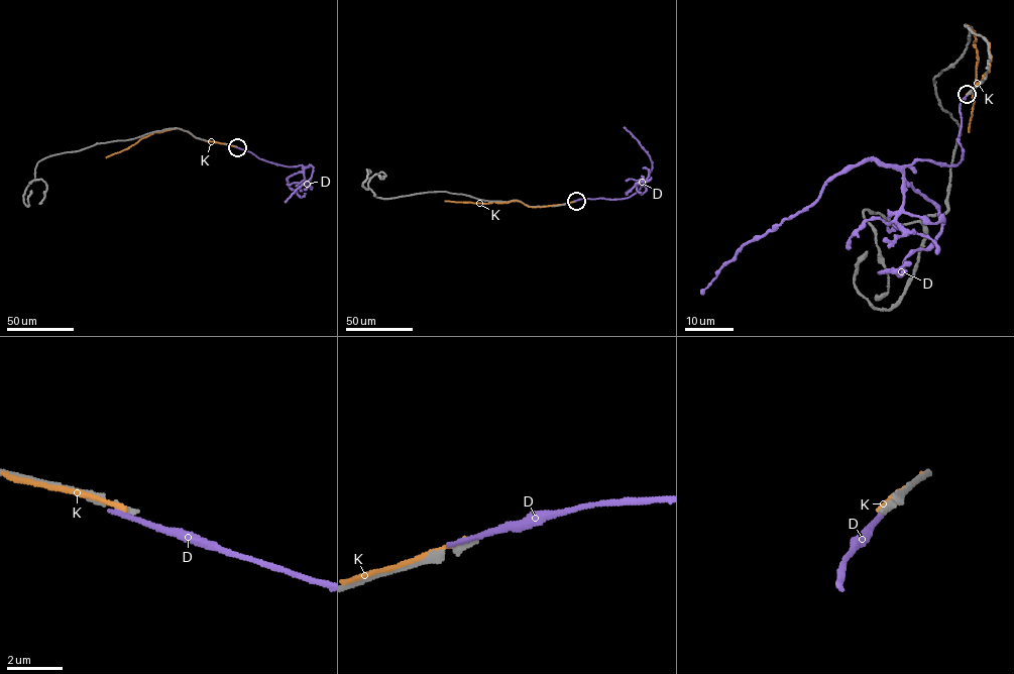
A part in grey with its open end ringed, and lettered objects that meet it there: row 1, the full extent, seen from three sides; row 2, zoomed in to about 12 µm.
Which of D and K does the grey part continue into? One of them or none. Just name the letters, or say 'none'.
none

